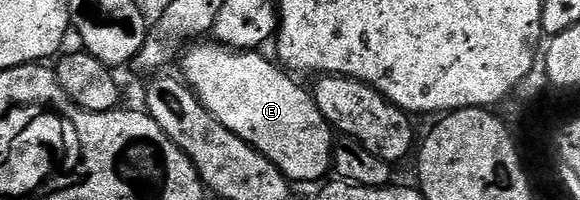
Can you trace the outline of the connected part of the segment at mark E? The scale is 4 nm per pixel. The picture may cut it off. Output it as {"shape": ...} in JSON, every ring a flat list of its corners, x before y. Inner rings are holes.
{"shape":[[202,44,191,45,185,51,187,54,186,59,184,59,185,54,181,59,181,62,183,61,183,72,181,71,181,73,190,89,194,91,198,101,206,107,206,111,220,124,224,124,224,128,228,128,236,136,240,136,240,140,244,140,255,150,259,150,291,183,318,181,321,183,327,177,325,174,329,175,332,170,336,134,320,112,311,91,297,86,293,82,295,79,281,65,261,58,261,53,239,52,217,44,198,45]]}

